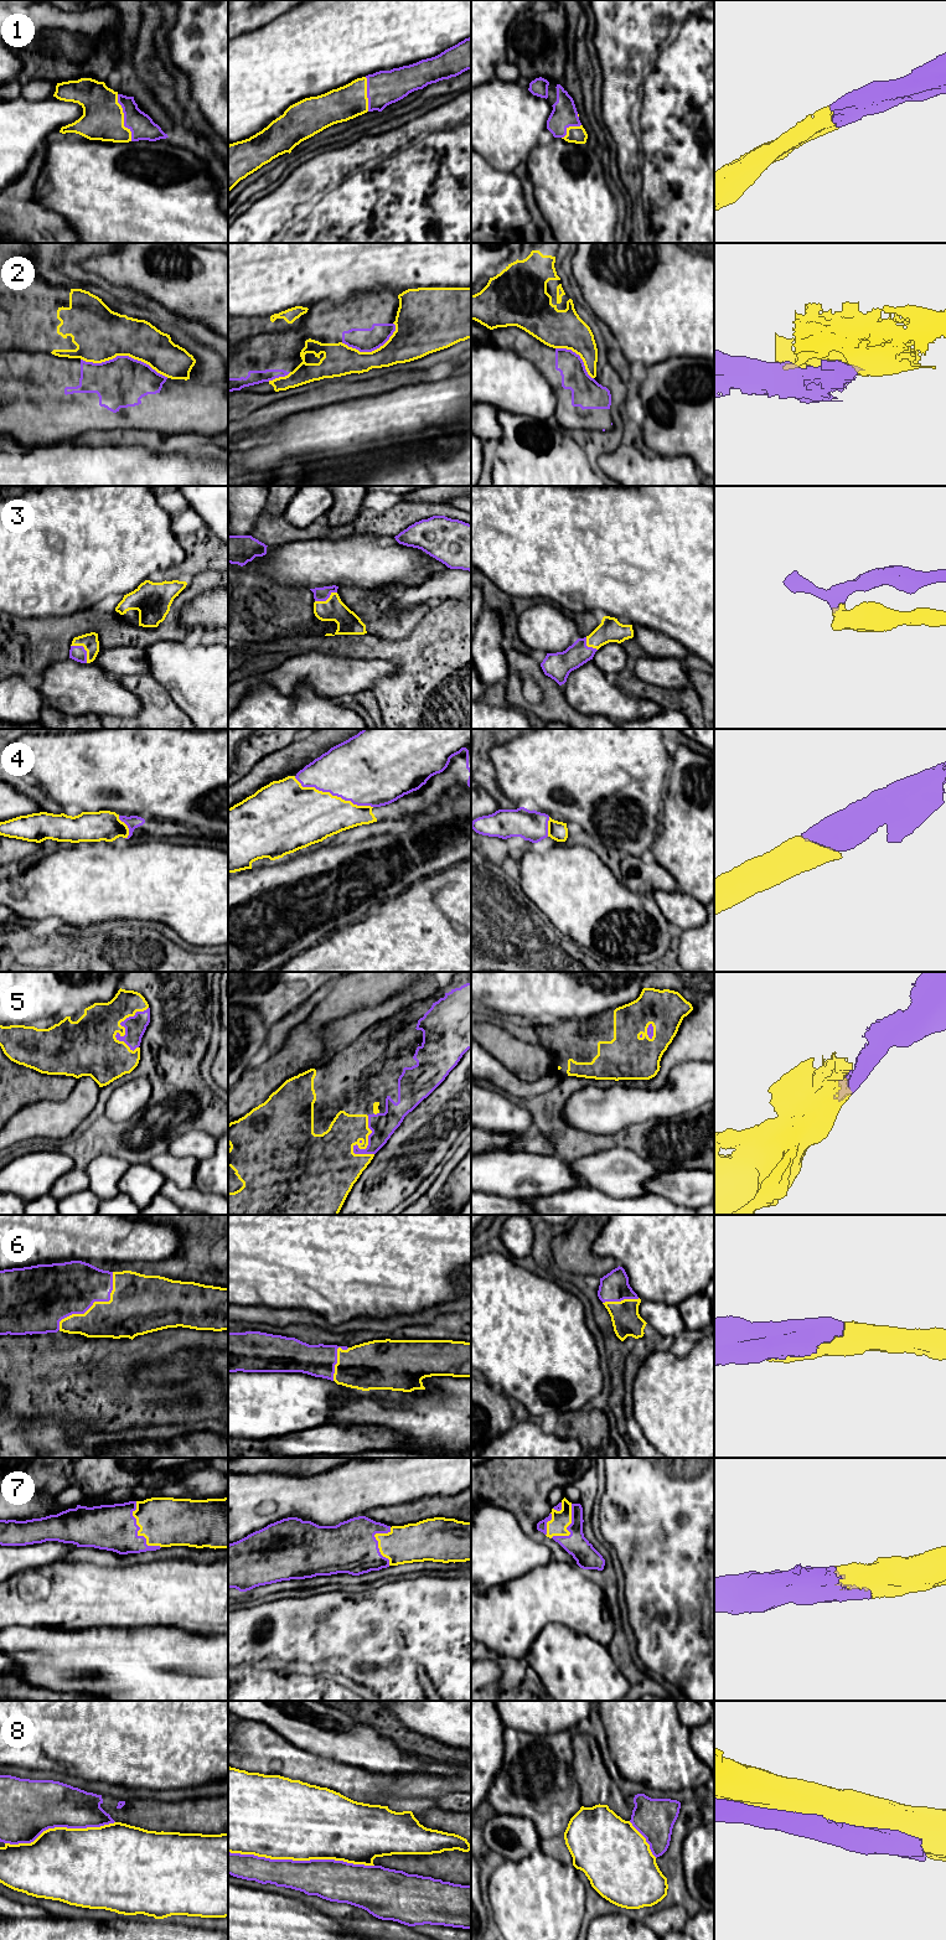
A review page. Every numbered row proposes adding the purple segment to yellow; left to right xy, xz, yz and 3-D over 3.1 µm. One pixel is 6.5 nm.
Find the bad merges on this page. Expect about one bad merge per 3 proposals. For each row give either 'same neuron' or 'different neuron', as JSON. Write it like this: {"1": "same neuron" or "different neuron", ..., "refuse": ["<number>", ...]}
{"1": "same neuron", "2": "different neuron", "3": "same neuron", "4": "same neuron", "5": "same neuron", "6": "same neuron", "7": "same neuron", "8": "different neuron", "refuse": ["2", "8"]}

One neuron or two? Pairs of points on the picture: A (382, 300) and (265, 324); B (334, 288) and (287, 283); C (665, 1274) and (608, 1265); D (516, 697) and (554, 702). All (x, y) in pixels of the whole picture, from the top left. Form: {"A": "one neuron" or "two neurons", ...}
{"A": "two neurons", "B": "one neuron", "C": "two neurons", "D": "one neuron"}

